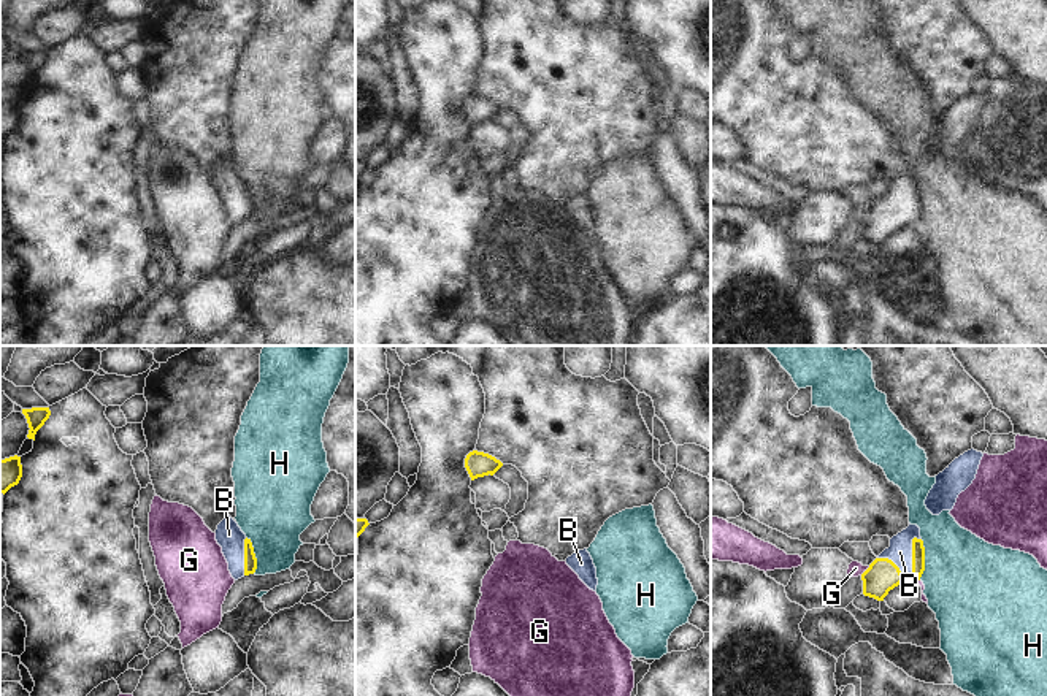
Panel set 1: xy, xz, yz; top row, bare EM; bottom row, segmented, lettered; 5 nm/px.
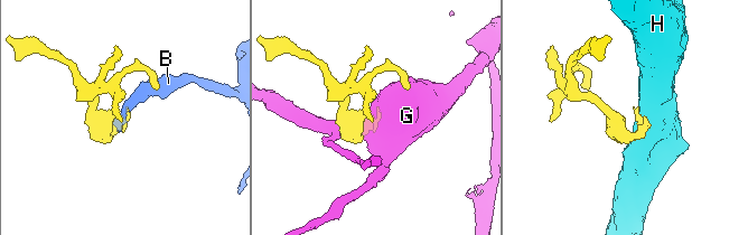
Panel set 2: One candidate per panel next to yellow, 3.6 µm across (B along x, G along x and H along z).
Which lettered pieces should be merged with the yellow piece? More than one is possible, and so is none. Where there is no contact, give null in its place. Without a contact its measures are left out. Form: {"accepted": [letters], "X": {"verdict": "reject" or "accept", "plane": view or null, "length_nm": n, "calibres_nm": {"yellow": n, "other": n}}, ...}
{"accepted": ["B"], "B": {"verdict": "accept", "plane": "yz", "length_nm": 220, "calibres_nm": {"yellow": 60, "other": 120}}, "G": {"verdict": "reject", "plane": "yz", "length_nm": 70, "calibres_nm": {"yellow": 160, "other": 70}}, "H": {"verdict": "reject", "plane": "yz", "length_nm": 200, "calibres_nm": {"yellow": 60, "other": 440}}}

